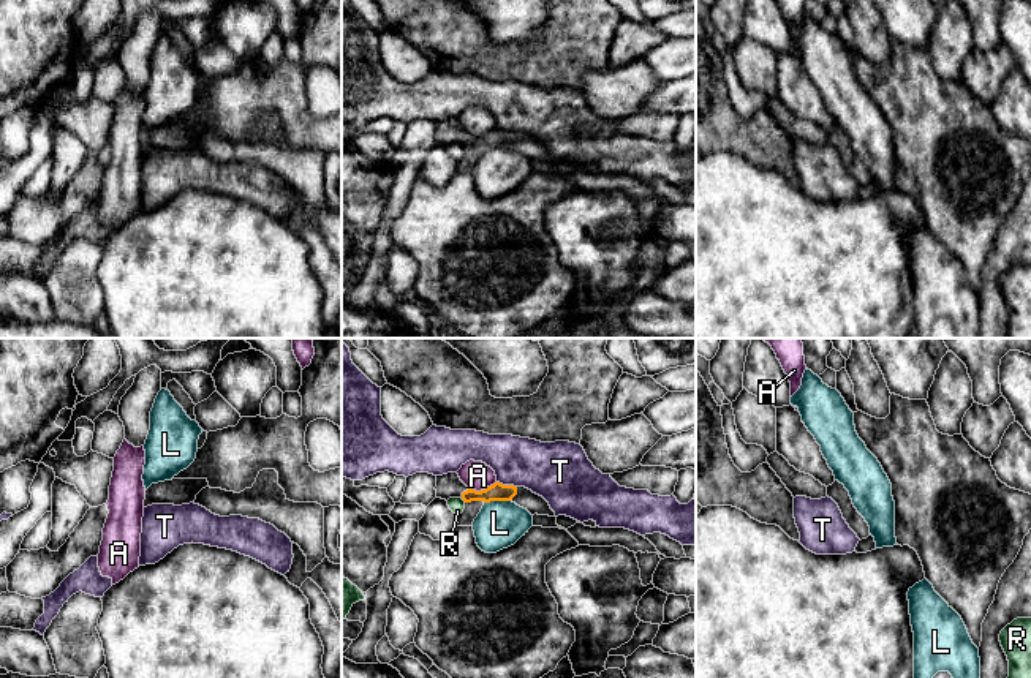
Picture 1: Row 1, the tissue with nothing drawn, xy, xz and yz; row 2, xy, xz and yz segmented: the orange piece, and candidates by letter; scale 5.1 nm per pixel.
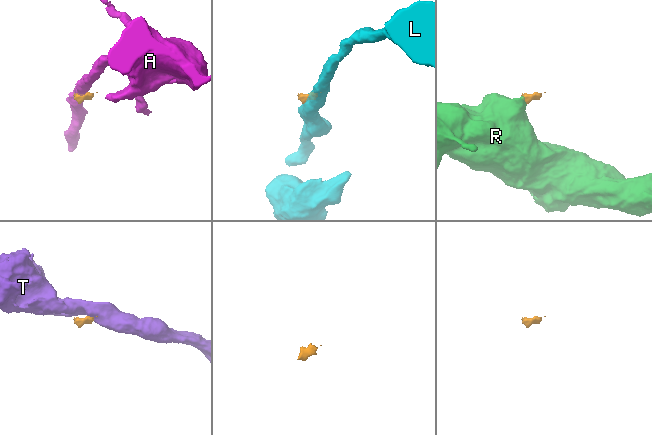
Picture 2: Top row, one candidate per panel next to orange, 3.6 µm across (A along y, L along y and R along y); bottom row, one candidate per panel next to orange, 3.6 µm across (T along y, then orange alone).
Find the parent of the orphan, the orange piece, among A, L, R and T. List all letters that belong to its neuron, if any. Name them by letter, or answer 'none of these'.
none of these

